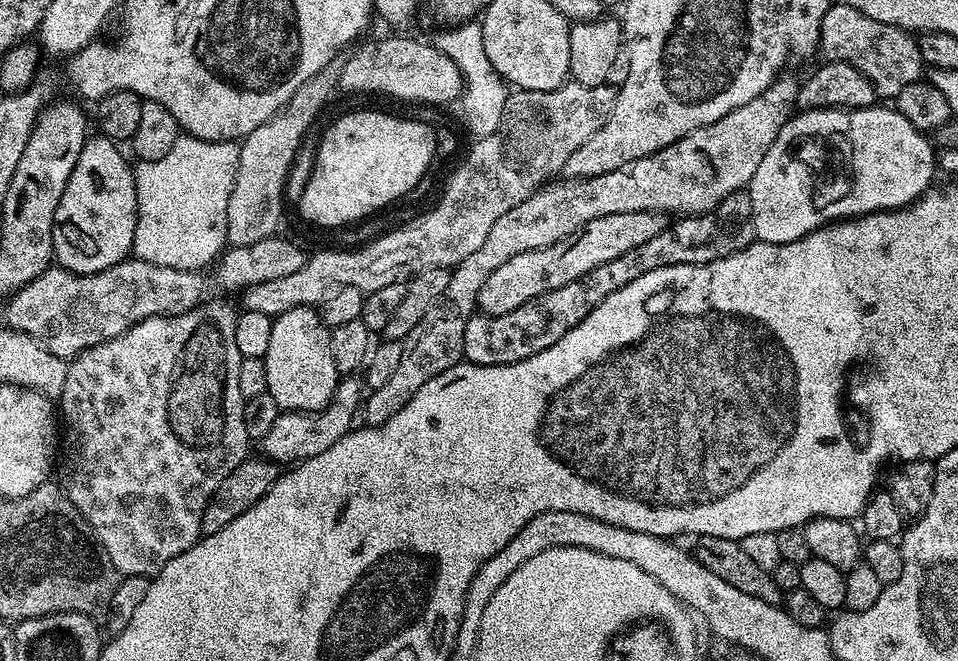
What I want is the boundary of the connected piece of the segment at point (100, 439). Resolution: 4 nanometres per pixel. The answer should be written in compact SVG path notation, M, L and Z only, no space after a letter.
M216 300L199 304L188 312L177 316L155 316L138 322L130 330L118 334L118 338L110 338L110 342L102 342L90 350L71 357L66 370L66 386L62 386L58 397L58 412L62 417L62 455L58 460L58 483L70 503L84 516L88 527L92 529L101 548L114 562L116 571L121 577L156 575L170 562L170 558L178 558L186 550L195 546L201 539L200 523L208 501L222 486L222 482L249 455L250 441L246 434L244 421L244 395L238 390L236 371L241 362L241 354L234 342L234 326L236 325L237 309Z

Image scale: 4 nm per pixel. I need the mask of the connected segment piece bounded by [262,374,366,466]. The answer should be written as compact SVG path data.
M348 374L337 383L331 400L325 403L320 412L281 411L280 416L274 418L274 430L270 430L270 434L264 436L263 455L277 466L292 466L301 460L314 458L314 454L323 454L330 450L330 446L334 446L338 438L352 431L365 396L365 381L359 375Z

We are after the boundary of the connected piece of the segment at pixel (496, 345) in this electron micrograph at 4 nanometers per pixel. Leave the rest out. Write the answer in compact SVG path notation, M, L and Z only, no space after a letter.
M640 252L640 256L622 256L624 260L614 258L590 274L566 286L558 286L558 290L530 298L530 302L518 306L518 310L501 316L472 315L466 322L464 360L470 364L513 364L554 346L554 342L578 326L594 306L610 298L614 290L622 290L622 286L634 282L634 278L642 278L642 274L646 274L644 268L652 270L652 264L656 264L656 256L648 256L648 252Z

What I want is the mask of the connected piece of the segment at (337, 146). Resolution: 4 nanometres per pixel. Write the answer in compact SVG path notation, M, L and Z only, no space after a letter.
M348 112L338 117L320 140L312 173L300 192L300 212L310 223L321 224L324 228L352 224L394 203L399 196L408 196L419 180L430 172L432 162L437 159L435 146L433 125L423 124L420 120L407 120L404 116L391 116L388 112Z

